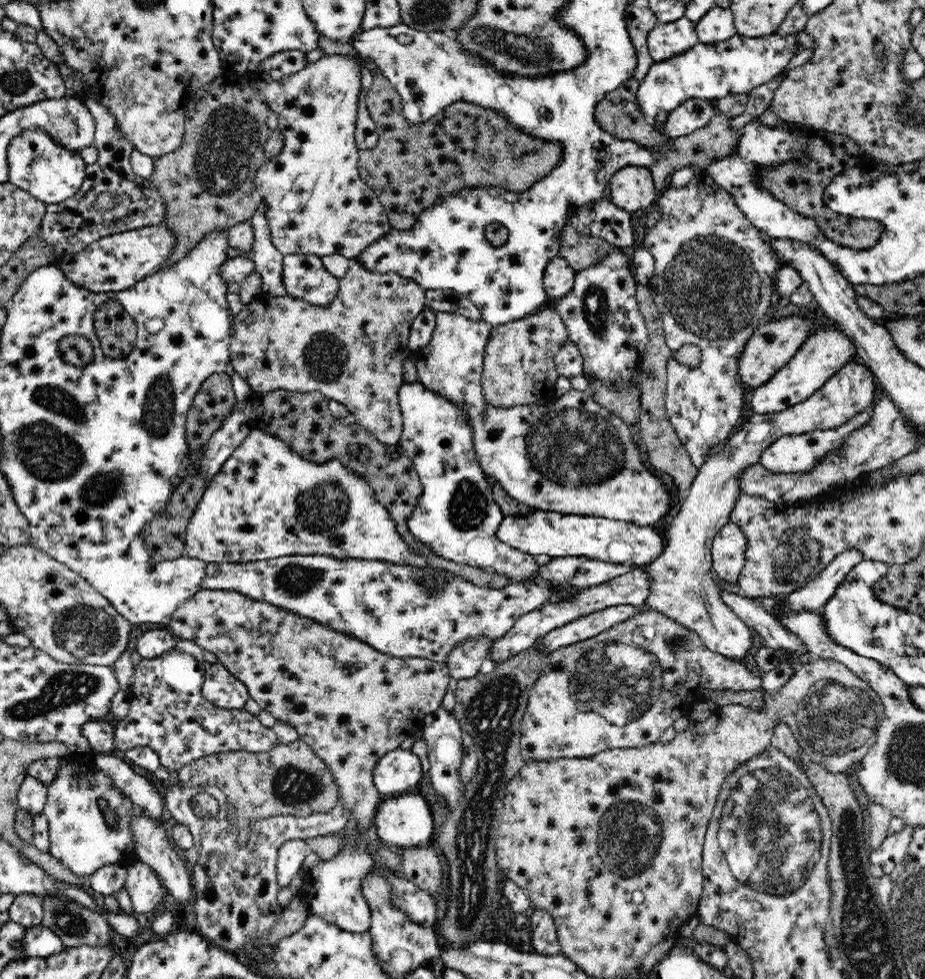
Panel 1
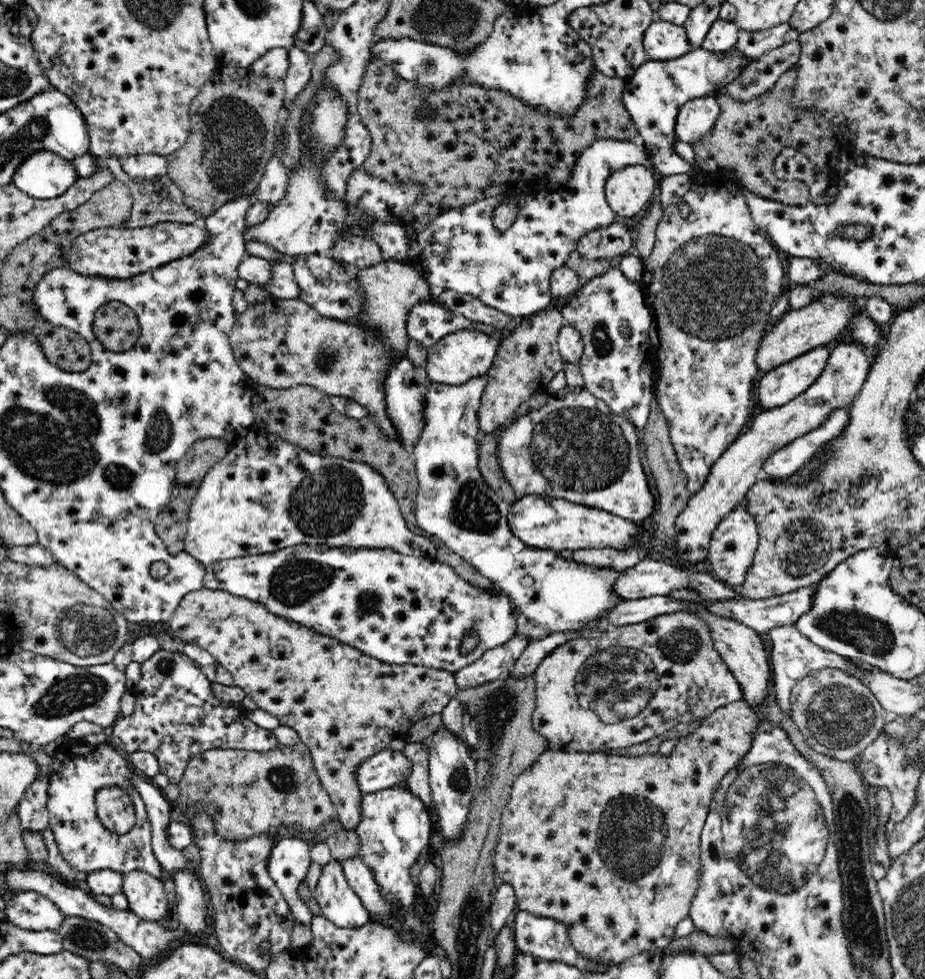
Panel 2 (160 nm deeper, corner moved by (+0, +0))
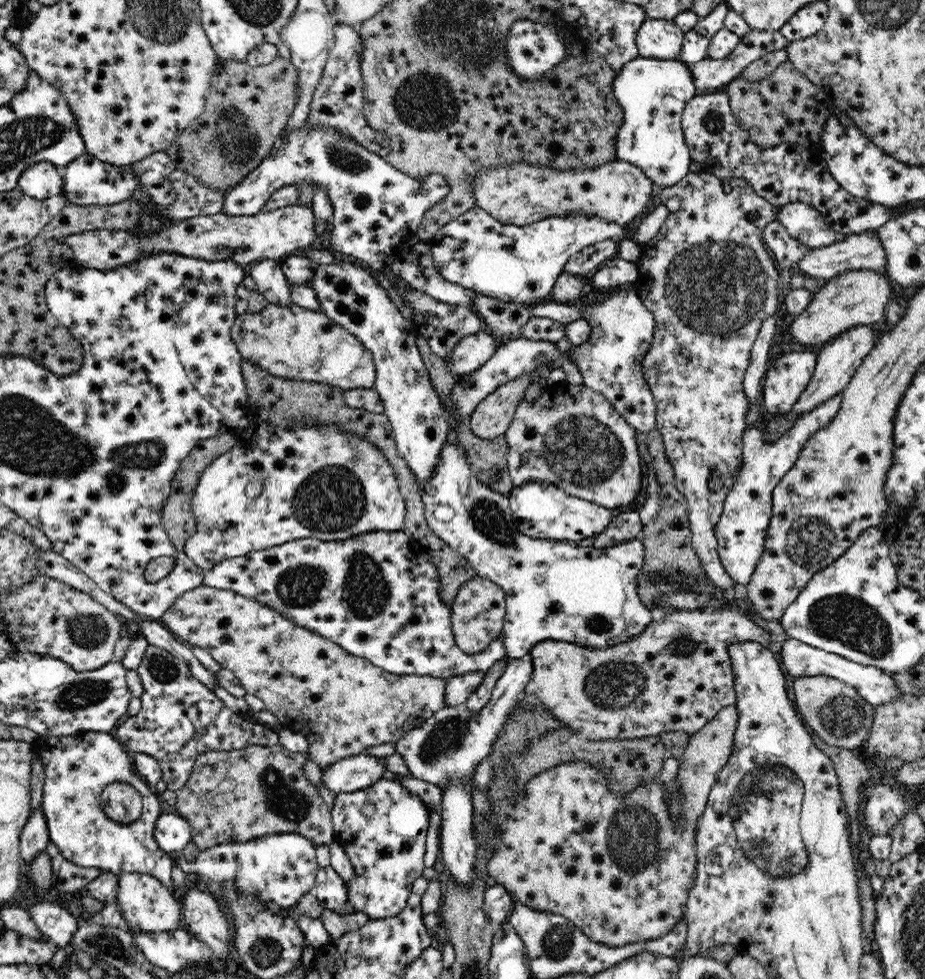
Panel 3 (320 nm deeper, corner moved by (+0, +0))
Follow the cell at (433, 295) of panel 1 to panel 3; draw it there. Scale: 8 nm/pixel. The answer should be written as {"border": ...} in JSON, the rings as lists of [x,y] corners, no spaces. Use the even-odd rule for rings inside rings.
{"border":[[[482,294],[474,296],[470,305],[483,319],[486,331],[500,341],[519,339],[520,330],[533,316],[522,303],[508,303]]]}

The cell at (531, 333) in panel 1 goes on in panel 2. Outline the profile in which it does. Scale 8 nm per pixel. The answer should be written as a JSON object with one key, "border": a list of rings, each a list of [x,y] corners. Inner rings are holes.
{"border":[[[545,309],[534,315],[521,318],[500,337],[498,350],[488,370],[488,382],[478,409],[479,430],[482,434],[492,433],[505,424],[522,402],[534,392],[547,393],[553,376],[563,370],[564,362],[559,351],[557,338],[566,324],[562,312]]]}

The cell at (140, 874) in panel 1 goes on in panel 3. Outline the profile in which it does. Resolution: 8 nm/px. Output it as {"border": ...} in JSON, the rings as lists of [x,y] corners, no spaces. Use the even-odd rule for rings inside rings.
{"border":[[[123,872],[115,902],[123,914],[124,922],[139,932],[172,932],[184,928],[182,905],[174,898],[173,891],[166,888],[157,878],[138,872]]]}

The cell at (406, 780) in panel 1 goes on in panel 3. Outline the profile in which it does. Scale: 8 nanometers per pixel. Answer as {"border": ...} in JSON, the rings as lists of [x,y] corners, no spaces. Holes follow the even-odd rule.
{"border":[[[358,754],[337,760],[322,772],[322,782],[332,794],[368,788],[384,776],[391,777],[380,757]]]}

